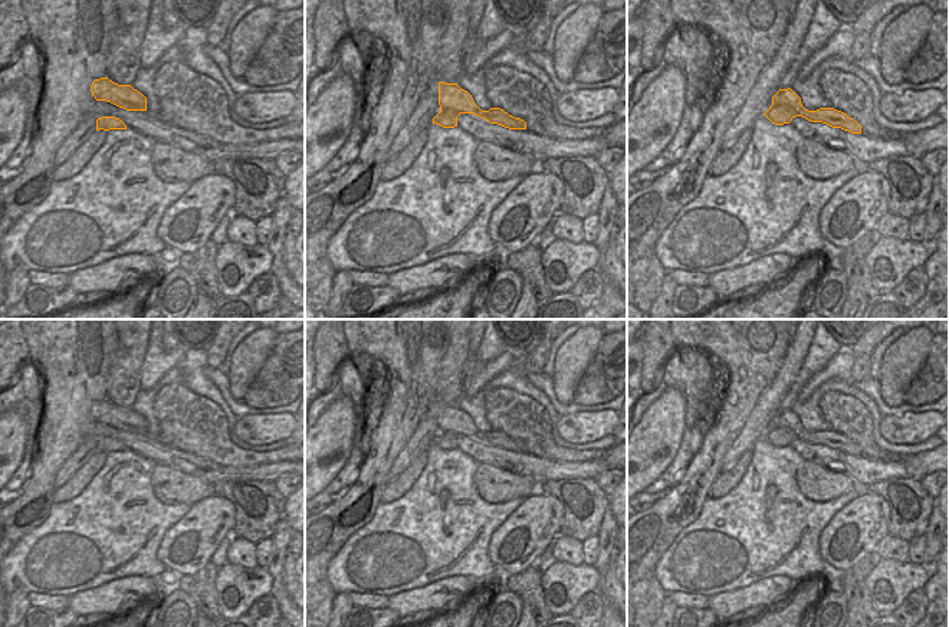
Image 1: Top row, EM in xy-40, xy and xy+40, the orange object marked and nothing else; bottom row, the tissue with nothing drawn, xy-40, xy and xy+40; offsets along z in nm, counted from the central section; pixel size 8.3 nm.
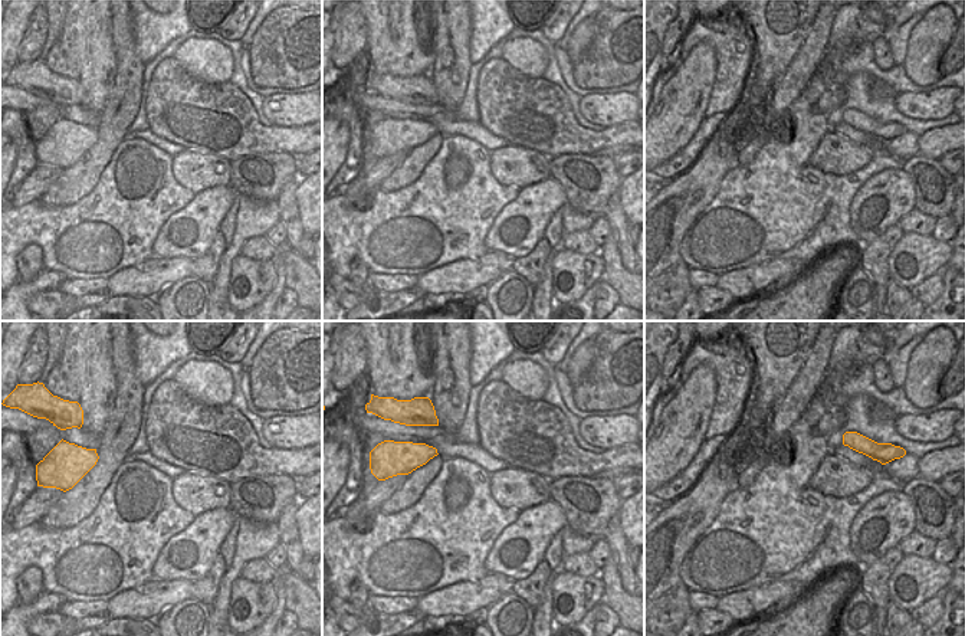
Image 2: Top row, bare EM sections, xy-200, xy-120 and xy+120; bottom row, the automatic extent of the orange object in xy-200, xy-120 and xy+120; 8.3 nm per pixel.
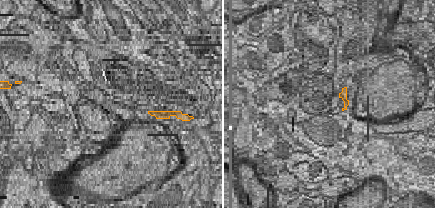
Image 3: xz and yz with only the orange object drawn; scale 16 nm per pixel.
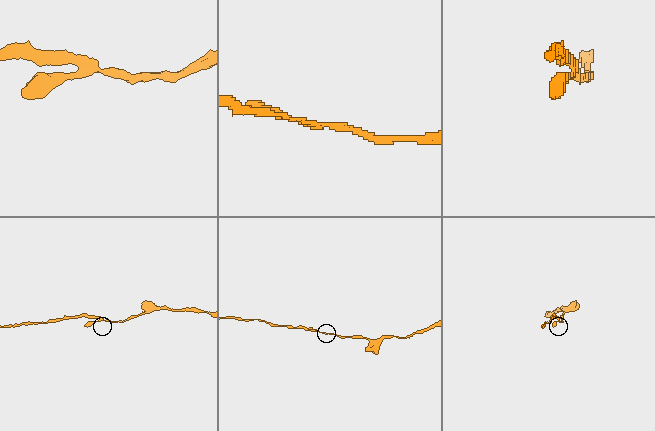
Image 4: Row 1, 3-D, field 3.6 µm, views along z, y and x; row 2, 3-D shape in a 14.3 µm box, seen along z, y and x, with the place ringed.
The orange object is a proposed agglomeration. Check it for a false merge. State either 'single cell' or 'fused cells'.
fused cells

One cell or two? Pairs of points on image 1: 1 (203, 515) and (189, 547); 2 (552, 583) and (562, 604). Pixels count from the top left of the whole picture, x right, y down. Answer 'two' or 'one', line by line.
1: one
2: one

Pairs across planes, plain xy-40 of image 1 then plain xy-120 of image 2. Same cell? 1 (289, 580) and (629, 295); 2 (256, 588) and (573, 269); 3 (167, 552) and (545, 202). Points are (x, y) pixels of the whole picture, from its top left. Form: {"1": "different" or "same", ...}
{"1": "different", "2": "same", "3": "same"}

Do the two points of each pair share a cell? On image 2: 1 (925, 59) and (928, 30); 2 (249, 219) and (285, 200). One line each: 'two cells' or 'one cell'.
1: one cell
2: two cells

